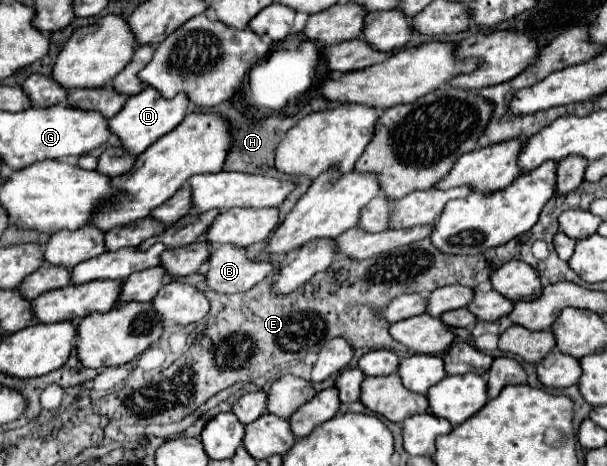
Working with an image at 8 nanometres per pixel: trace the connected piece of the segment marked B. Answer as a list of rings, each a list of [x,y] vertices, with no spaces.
[[[216,246],[208,256],[204,276],[210,290],[236,294],[250,290],[270,270],[272,266],[268,262],[250,262],[246,250],[236,250],[236,246]]]

